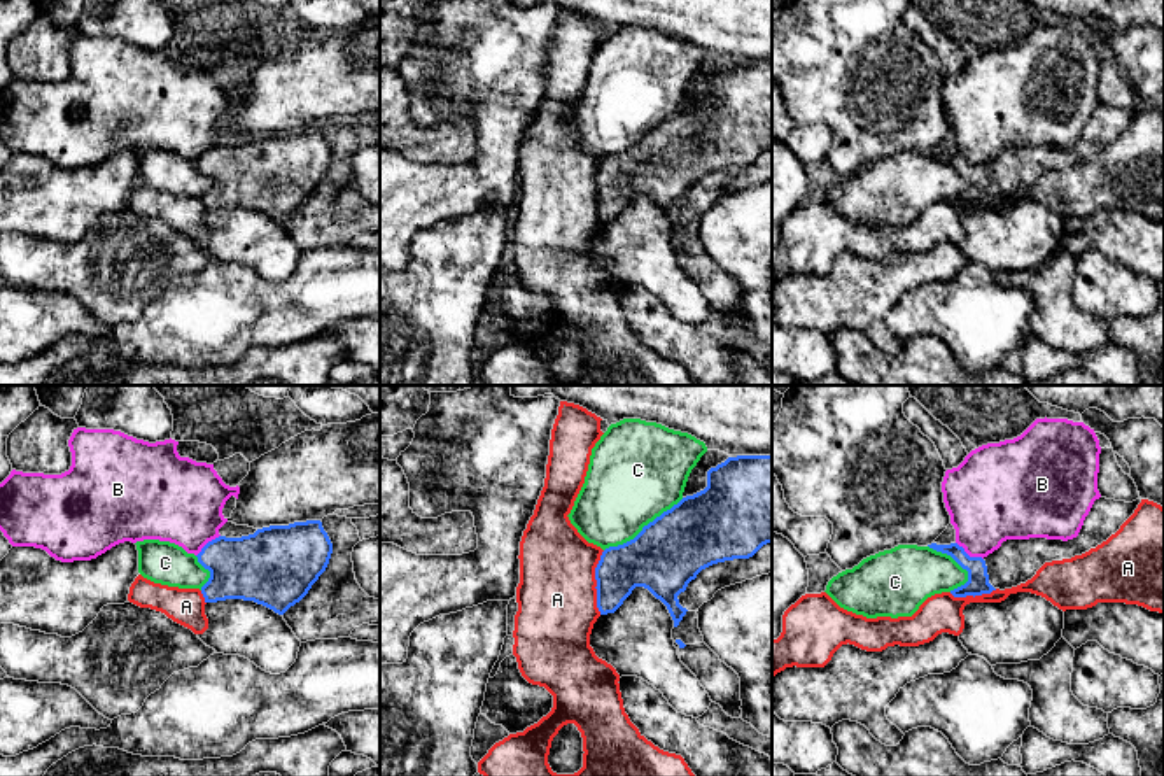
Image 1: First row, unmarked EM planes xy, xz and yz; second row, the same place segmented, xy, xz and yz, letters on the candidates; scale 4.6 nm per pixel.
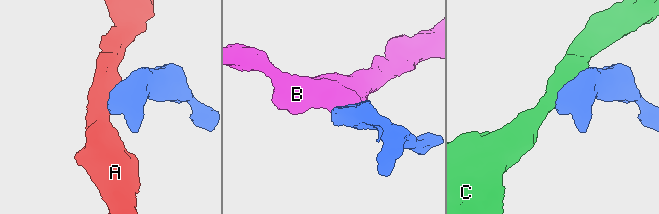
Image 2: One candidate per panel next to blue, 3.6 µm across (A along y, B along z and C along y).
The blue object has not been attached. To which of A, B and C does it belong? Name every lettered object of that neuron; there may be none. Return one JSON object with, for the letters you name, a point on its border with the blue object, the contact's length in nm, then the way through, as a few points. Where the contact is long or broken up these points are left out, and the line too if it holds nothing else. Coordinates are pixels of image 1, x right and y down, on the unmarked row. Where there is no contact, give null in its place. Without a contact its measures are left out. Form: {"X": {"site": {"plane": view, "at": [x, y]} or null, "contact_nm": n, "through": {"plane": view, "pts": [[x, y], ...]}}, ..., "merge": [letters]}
{"merge": []}

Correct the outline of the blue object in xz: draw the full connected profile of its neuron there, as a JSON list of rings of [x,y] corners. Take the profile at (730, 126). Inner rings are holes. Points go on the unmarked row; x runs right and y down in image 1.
[[[737,63],[707,79],[707,95],[683,105],[630,149],[602,159],[595,175],[597,215],[614,221],[635,194],[660,207],[679,233],[686,215],[677,203],[697,182],[718,170],[749,166],[772,151],[772,63]]]

